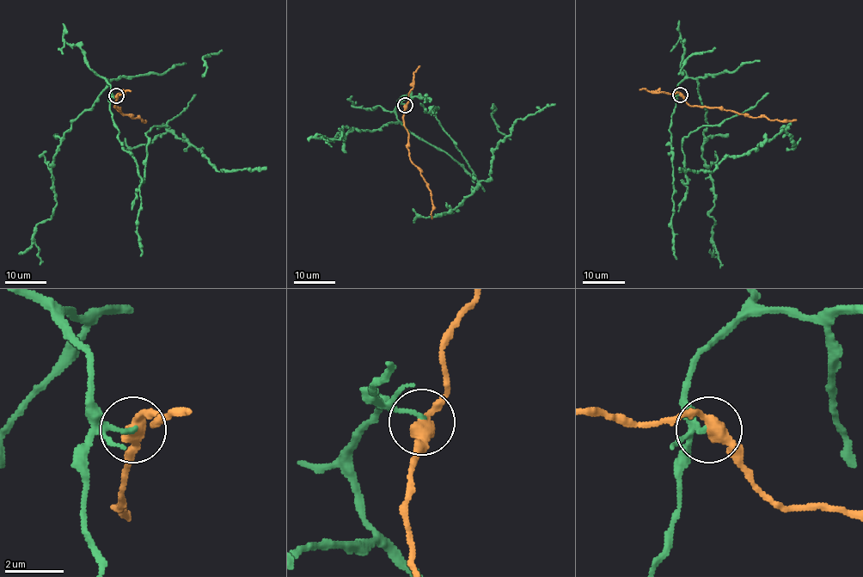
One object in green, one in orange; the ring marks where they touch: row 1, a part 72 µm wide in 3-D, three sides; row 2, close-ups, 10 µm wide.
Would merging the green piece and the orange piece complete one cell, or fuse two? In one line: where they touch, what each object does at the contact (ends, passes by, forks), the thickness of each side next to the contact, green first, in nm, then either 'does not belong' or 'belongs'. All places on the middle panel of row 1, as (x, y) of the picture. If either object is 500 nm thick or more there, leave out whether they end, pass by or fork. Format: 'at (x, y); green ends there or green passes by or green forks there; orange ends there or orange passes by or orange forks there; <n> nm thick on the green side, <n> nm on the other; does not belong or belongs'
at (405, 105); green ends there; orange passes by; 140 nm thick on the green side, 400 nm on the other; does not belong

